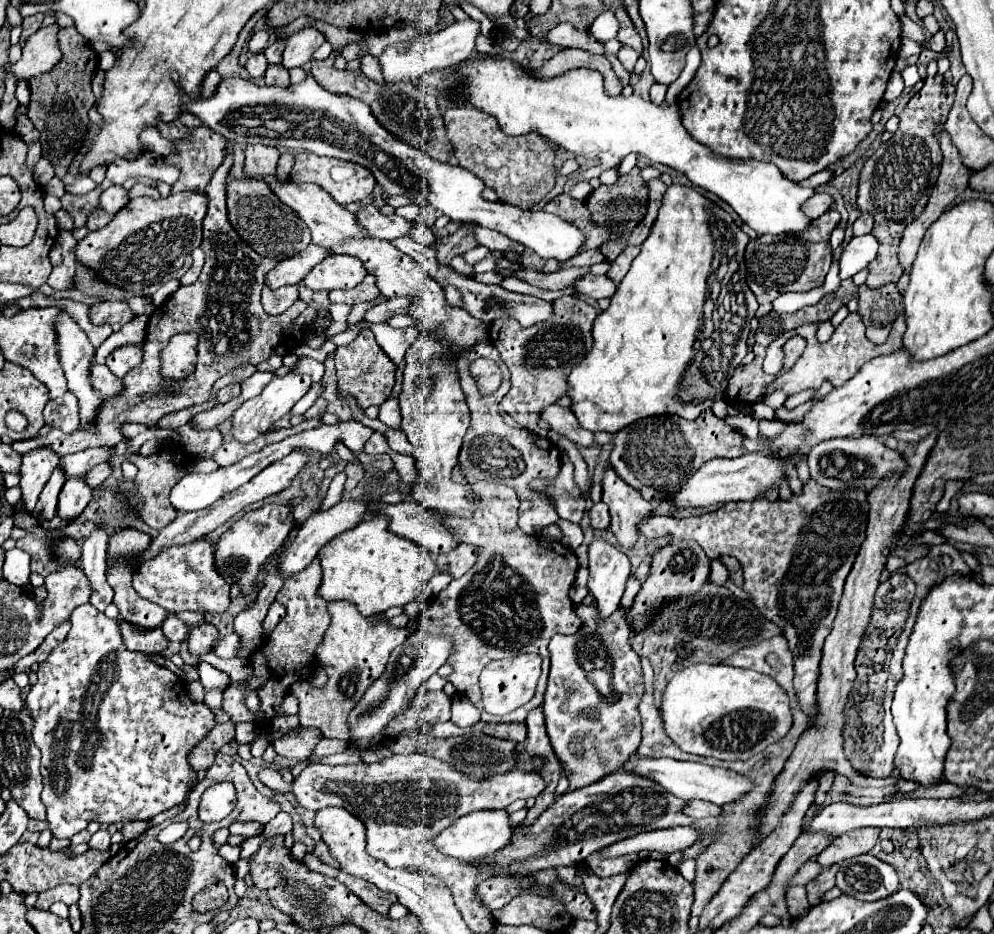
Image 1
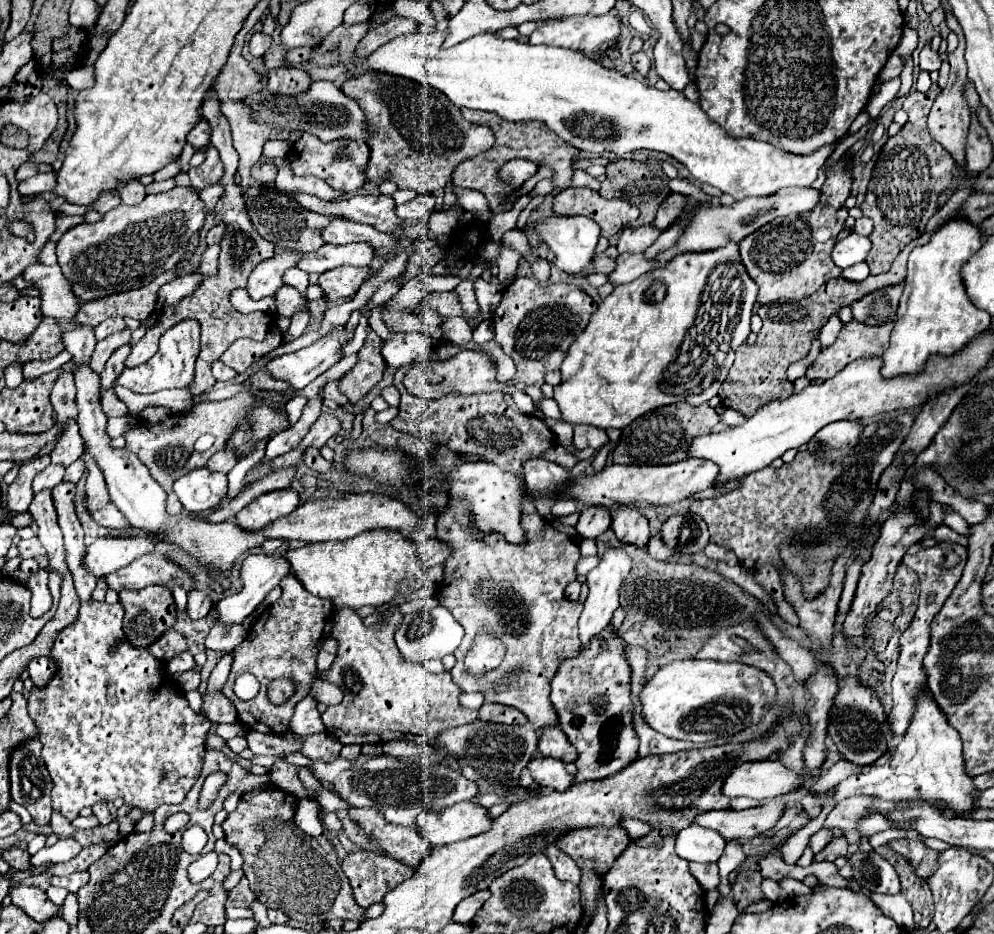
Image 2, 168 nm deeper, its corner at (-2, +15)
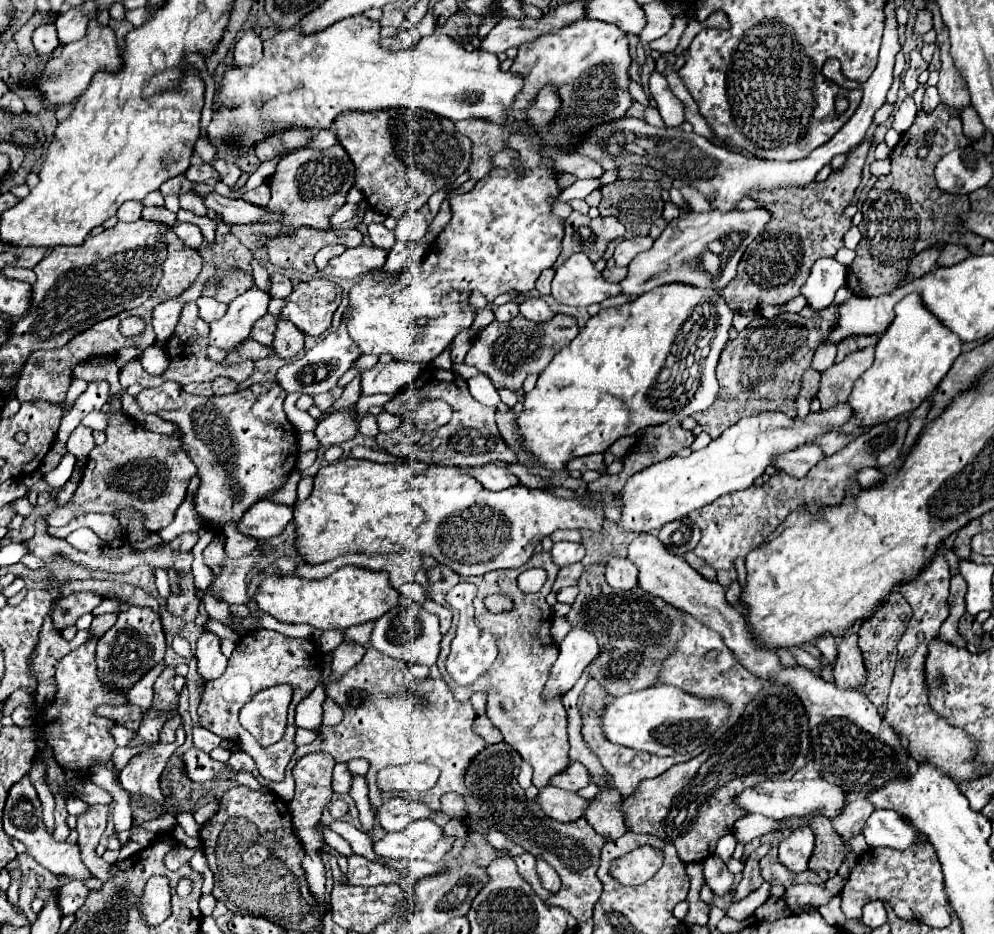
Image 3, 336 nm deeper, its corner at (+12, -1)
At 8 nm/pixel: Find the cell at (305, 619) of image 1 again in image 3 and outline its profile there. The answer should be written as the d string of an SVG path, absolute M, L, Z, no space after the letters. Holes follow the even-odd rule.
M265 628L253 630L247 636L249 636L249 640L239 640L237 648L233 650L225 674L219 676L217 680L211 680L211 682L205 684L205 694L201 698L197 714L201 718L203 728L211 730L213 734L217 734L225 740L237 742L239 748L255 760L261 776L279 782L289 760L291 760L291 756L293 756L293 752L295 752L295 744L293 744L293 738L295 738L295 706L305 696L309 696L313 692L313 688L319 684L319 678L321 678L319 662L321 662L323 654L319 652L317 642L313 642L309 638L289 638L289 636L283 636L275 630L265 630ZM277 684L289 684L293 688L293 700L291 700L291 706L289 706L287 730L285 730L285 734L279 742L263 748L239 724L239 710L259 690L269 688L269 686L277 686Z

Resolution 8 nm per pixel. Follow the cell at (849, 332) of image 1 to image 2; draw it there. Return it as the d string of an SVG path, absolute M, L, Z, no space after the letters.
M851 320L839 332L837 342L831 348L819 352L819 358L807 370L807 378L829 380L853 360L881 356L889 346L891 330L893 330L893 322L883 326L867 326L857 320Z

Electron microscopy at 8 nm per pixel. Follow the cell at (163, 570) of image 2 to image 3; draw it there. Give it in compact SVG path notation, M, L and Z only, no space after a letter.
M97 592L69 594L57 606L57 612L53 614L53 624L57 624L57 628L63 630L63 628L75 624L77 618L81 618L83 614L93 612L101 602L103 602L103 596Z

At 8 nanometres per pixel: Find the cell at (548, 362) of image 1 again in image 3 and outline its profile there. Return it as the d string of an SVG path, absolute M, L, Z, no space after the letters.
M521 314L509 322L493 320L475 336L473 346L465 356L465 364L471 364L485 372L497 390L507 388L511 392L519 392L523 380L529 374L541 374L553 360L553 356L561 352L577 336L577 332L577 318L569 314L555 314L553 320L541 324L525 320Z

